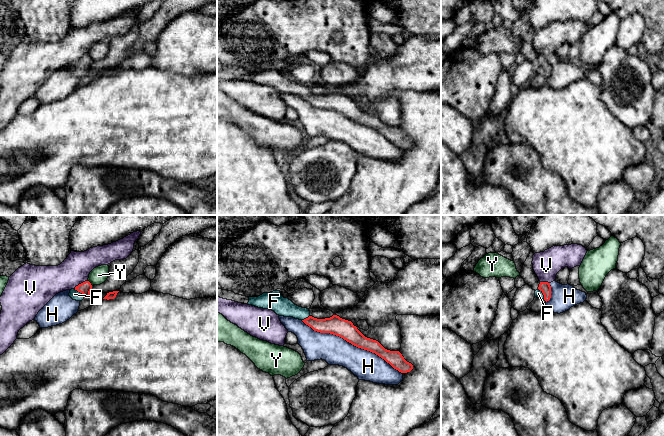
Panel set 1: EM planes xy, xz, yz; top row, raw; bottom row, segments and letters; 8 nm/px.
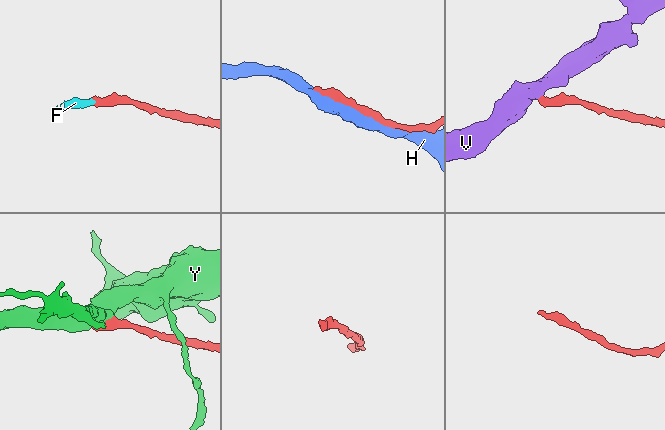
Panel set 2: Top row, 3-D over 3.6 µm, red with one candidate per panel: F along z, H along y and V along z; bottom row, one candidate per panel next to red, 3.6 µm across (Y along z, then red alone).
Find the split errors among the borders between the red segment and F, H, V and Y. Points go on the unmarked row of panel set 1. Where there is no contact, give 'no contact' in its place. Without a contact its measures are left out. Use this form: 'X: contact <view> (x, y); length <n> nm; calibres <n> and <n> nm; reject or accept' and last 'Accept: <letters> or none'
F: contact xy (80, 68); length 110 nm; calibres 100 and 80 nm; accept
H: contact xz (351, 119); length 900 nm; calibres 150 and 240 nm; reject
V: contact xy (81, 59); length 130 nm; calibres 100 and 240 nm; reject
Y: contact xy (90, 59); length 60 nm; calibres 100 and 140 nm; reject
Accept: F

